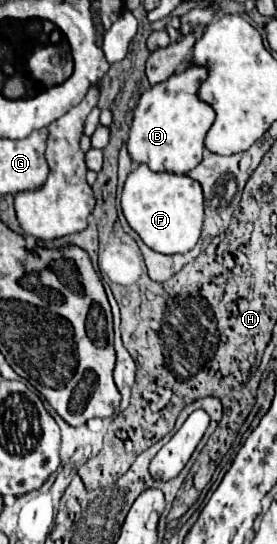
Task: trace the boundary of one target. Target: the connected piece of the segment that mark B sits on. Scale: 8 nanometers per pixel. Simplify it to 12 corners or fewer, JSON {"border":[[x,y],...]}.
{"border":[[190,66],[140,96],[126,146],[152,172],[200,164],[214,110]]}

